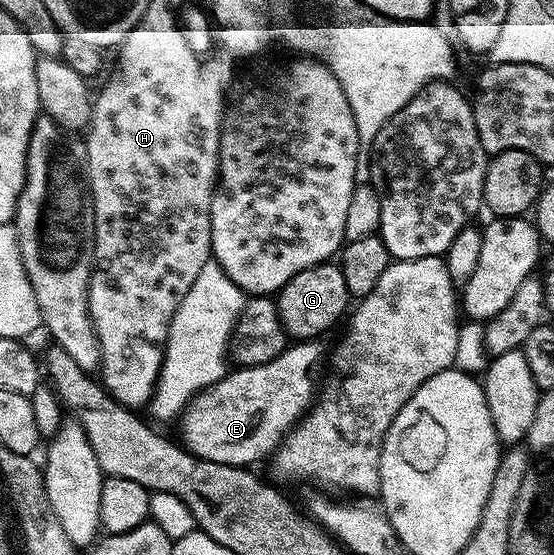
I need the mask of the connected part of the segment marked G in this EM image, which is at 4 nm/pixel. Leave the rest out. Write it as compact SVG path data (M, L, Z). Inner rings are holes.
M328 262L318 264L309 270L301 270L285 287L277 293L275 305L279 311L279 321L292 341L302 342L322 337L322 332L327 332L339 319L344 319L348 311L347 287L345 276L341 274L338 263ZM343 311L344 316L343 316ZM343 316L343 317L342 317Z

